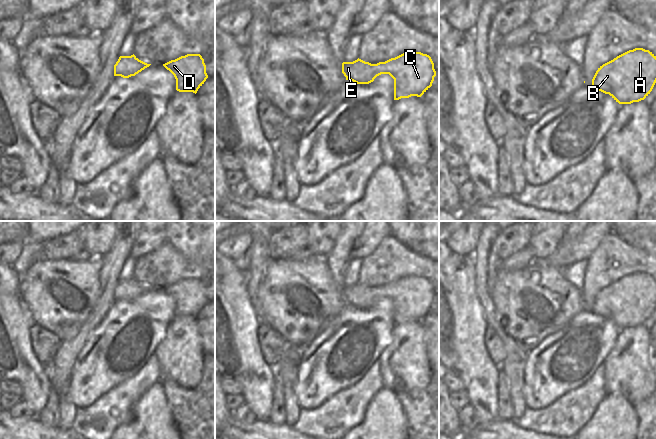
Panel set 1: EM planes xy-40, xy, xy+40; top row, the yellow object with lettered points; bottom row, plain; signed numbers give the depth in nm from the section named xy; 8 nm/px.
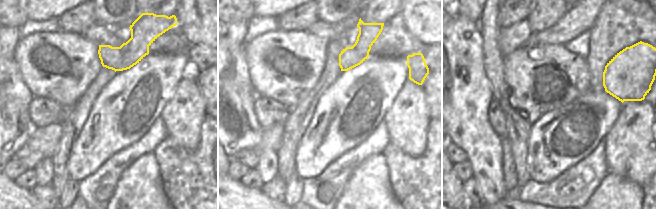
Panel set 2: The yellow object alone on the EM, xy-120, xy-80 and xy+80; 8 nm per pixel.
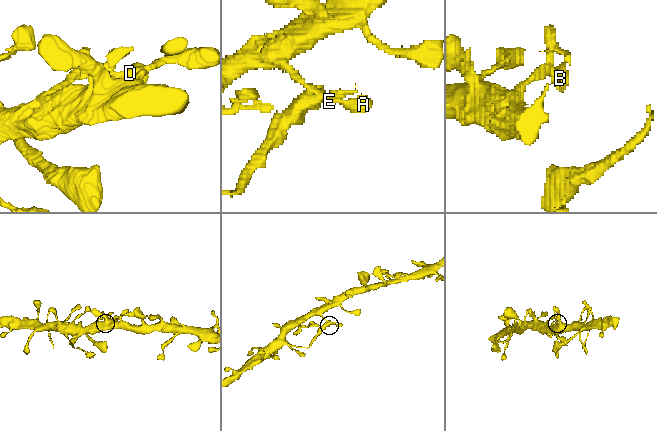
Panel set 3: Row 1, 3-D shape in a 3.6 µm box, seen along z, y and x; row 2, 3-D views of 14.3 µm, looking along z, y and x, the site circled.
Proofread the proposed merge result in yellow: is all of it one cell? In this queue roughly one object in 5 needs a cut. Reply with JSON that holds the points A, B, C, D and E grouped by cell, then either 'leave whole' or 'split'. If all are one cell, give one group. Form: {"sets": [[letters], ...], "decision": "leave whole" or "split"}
{"sets": [["A", "B", "C", "D", "E"]], "decision": "leave whole"}

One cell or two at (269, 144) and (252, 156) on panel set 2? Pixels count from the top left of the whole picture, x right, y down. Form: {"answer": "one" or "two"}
{"answer": "one"}

